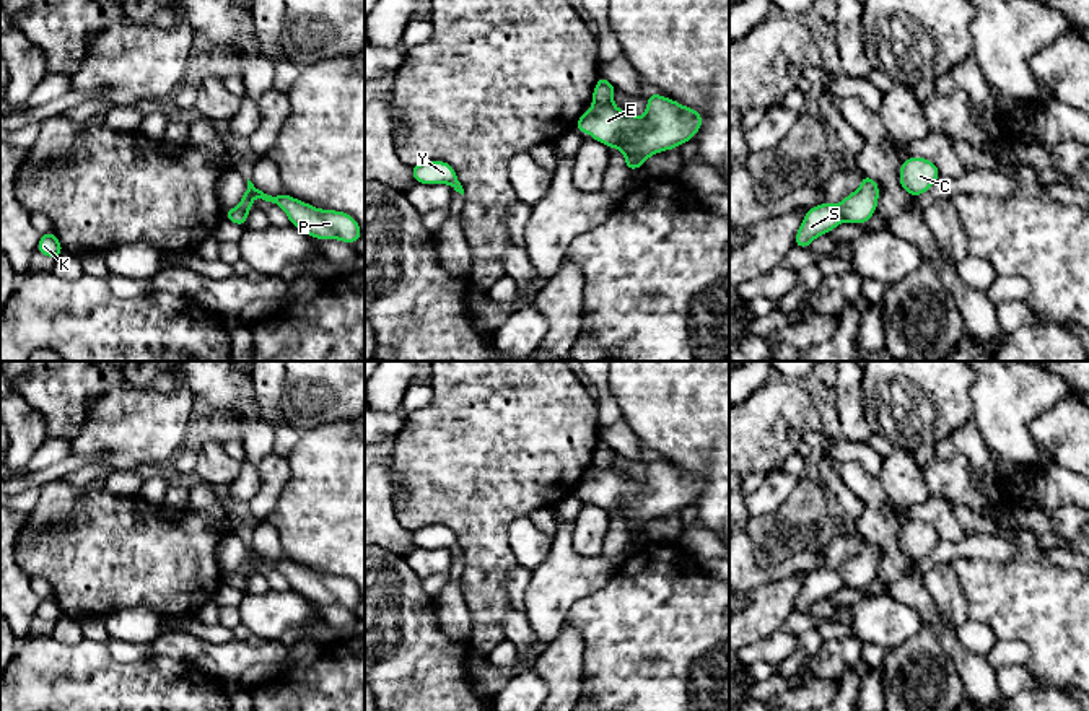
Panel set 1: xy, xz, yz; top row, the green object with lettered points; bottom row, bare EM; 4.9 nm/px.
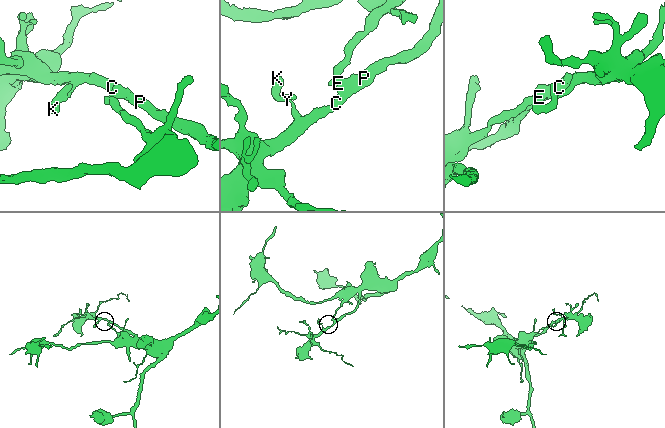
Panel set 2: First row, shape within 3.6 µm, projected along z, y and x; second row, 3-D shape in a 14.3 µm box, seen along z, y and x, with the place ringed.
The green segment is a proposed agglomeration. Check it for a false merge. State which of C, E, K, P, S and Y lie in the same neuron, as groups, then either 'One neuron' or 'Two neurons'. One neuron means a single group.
Groups: C E K P Y / S. Two neurons

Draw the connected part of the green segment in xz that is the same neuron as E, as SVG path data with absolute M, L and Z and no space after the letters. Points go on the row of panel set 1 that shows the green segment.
M649 93L645 116L638 119L617 106L586 109L576 132L588 132L593 140L623 153L630 171L640 168L656 153L667 151L692 140L703 124L703 116L666 96Z

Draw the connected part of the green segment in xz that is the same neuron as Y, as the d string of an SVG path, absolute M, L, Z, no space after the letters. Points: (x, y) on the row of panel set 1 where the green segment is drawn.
M431 159L420 164L413 164L412 177L418 184L449 184L451 189L464 195L464 189L457 179L456 169L446 161Z

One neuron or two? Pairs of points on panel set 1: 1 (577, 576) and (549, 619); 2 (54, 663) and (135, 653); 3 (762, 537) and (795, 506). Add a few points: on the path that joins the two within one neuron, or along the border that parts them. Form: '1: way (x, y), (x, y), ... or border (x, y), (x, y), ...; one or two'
1: way (567, 586), (549, 604), (549, 609); one
2: border (106, 643), (122, 663), (137, 663), (148, 656); two
3: way (770, 529), (787, 514); one

